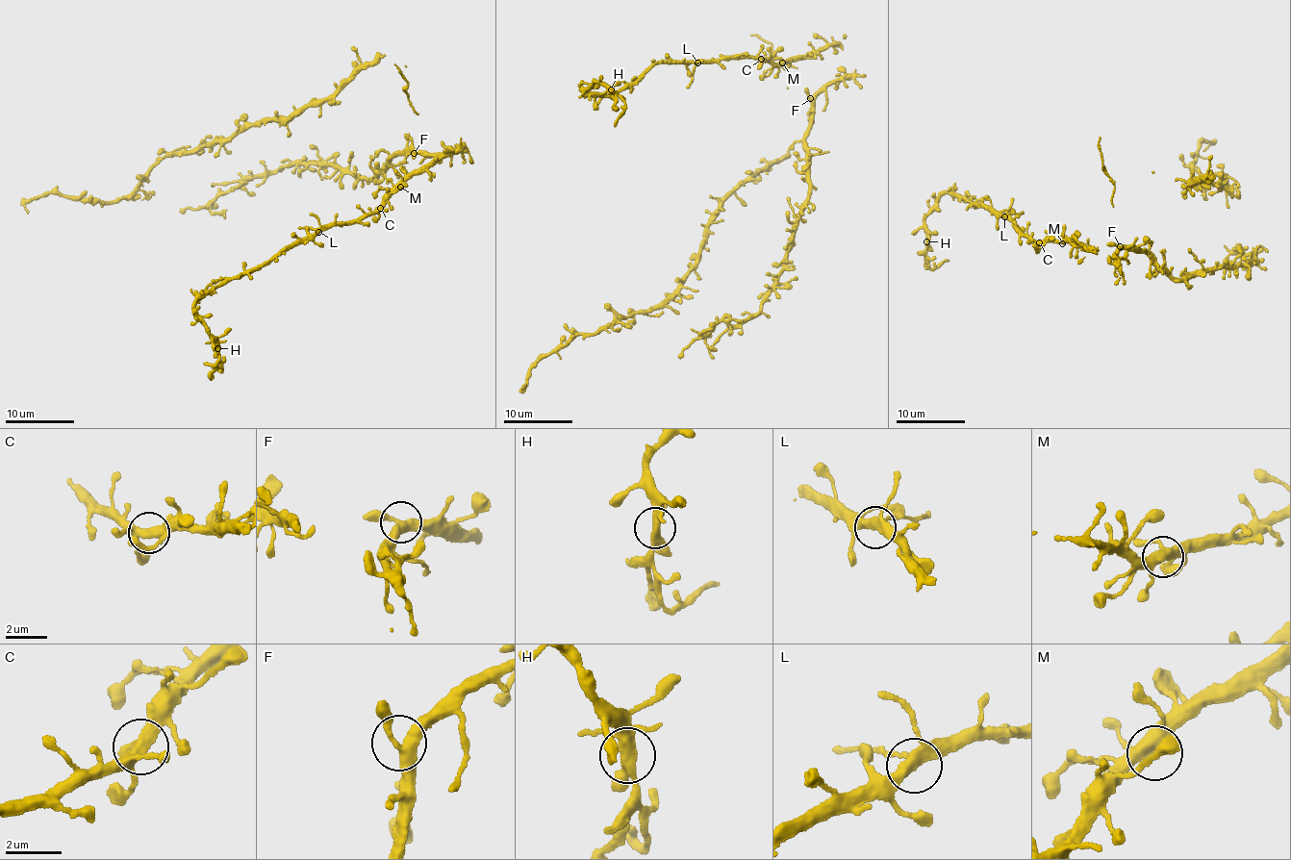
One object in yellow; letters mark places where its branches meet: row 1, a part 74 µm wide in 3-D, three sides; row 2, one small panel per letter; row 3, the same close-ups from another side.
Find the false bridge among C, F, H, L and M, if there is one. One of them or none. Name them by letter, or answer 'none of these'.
none of these

